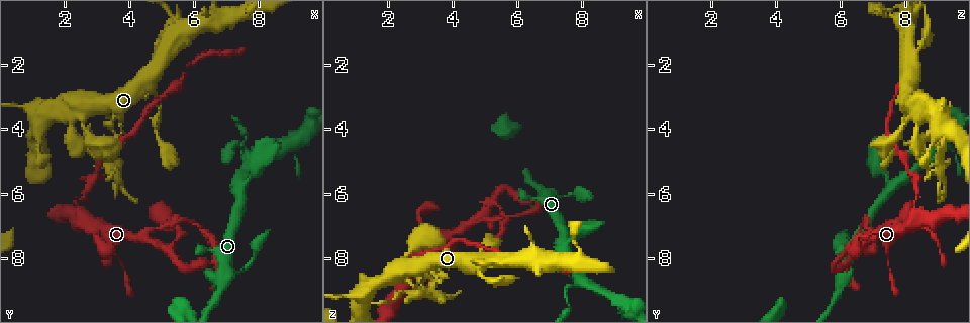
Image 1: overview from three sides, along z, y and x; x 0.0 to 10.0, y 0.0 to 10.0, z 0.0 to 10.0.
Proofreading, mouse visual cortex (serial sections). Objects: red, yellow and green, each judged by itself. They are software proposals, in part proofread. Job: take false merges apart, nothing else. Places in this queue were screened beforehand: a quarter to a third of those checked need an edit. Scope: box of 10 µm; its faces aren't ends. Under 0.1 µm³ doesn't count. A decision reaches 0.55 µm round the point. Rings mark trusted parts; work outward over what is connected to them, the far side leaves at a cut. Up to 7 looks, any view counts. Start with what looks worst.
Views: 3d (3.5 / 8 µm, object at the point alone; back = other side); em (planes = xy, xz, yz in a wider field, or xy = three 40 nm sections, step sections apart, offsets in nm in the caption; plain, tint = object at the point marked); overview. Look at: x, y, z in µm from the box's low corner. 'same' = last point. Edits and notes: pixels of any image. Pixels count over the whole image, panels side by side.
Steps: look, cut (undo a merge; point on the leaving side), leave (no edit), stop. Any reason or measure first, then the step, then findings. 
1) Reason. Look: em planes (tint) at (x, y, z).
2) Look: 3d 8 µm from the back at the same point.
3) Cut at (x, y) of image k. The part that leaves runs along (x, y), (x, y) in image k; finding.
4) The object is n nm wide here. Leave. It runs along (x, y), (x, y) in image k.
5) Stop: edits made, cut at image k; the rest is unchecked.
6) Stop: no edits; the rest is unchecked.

Three arms meet. Look: 3d 3.5 µm at (5.15, 7.75, 6.35).

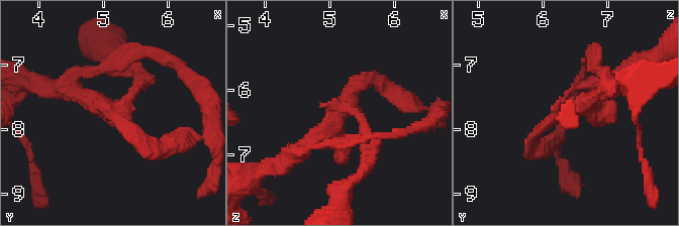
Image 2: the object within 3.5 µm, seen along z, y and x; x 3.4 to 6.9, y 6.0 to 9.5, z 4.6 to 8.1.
Look: em planes (tint) at (5.10, 7.80, 6.35).

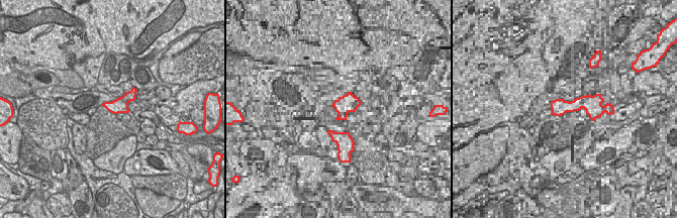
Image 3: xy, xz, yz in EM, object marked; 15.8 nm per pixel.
Look: em xy step 2 (tint) at the same point.

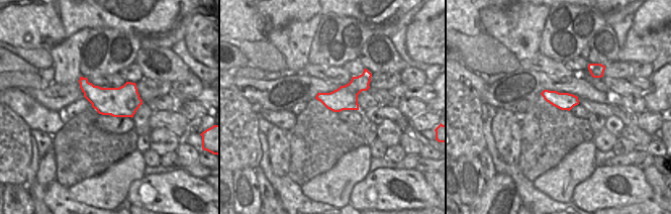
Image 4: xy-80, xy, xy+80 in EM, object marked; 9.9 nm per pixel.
Leave. It runs along (67, 88), (110, 113), (141, 79) in image 2; one cell here.

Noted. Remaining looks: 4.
Small branch off a trunk. Look: 3d 3.5 µm at (7.90, 5.00, 8.70).

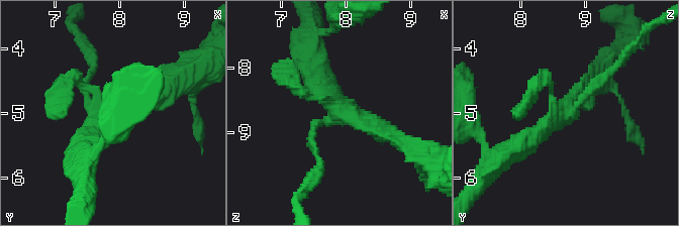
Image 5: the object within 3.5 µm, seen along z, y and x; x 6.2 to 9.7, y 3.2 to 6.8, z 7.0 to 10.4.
Cut at (313, 145) of image 5. The part that leaves runs along (317, 125), (311, 146), (320, 170), (304, 190) in image 5; a second cell is stuck on.

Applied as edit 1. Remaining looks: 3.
Thin neck. Look: 3d 3.5 µm at (2.85, 4.15, 8.80).

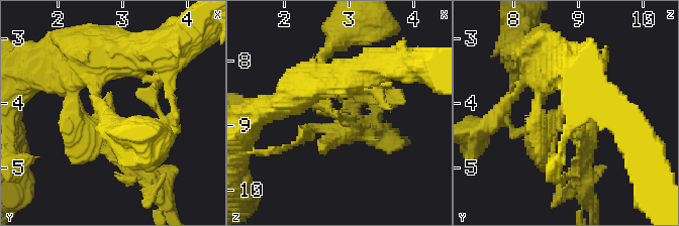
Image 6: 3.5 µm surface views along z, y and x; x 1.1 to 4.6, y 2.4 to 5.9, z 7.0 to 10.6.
Shape alone is not enough. Look: em xy step 2 (tint) at (2.85, 4.20, 8.85).

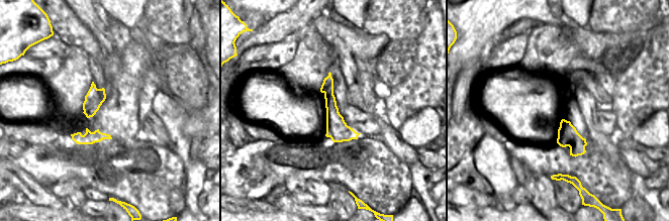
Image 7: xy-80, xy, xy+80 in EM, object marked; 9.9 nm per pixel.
Another direction. Look: em planes (tint) at the same point.

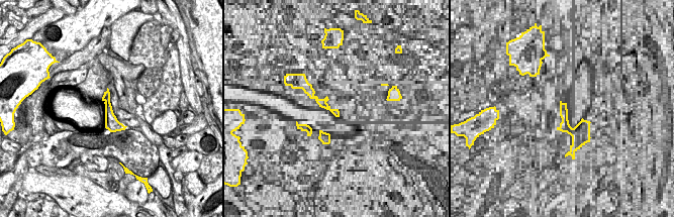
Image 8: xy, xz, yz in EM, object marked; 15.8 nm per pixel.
Cut at (349, 131) of image 6. The part that leaves runs along (324, 106), (355, 132), (377, 132) in image 6; a second cell is stuck on.

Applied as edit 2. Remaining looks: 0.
Stop: edits made, cut at image 5, cut at image 6; the rest is unchecked.

